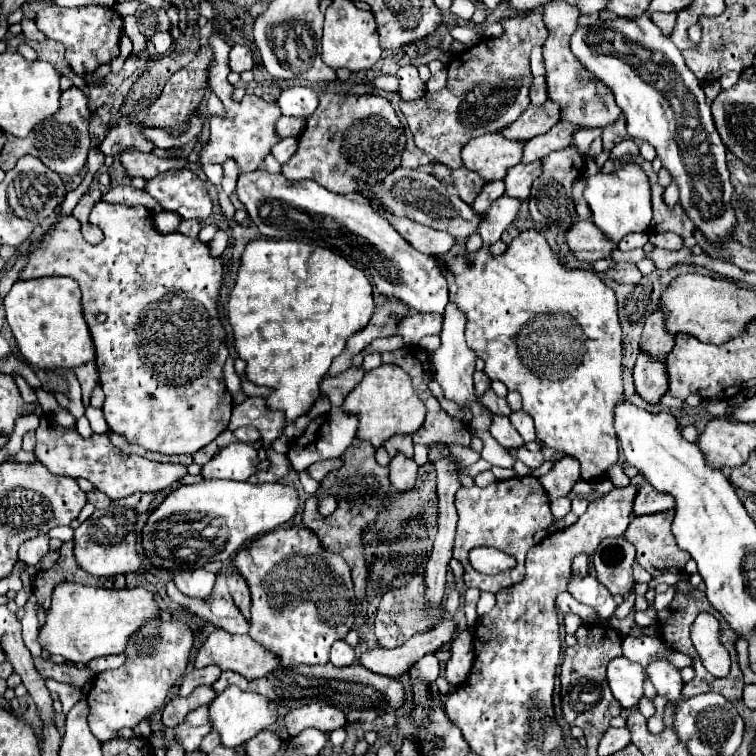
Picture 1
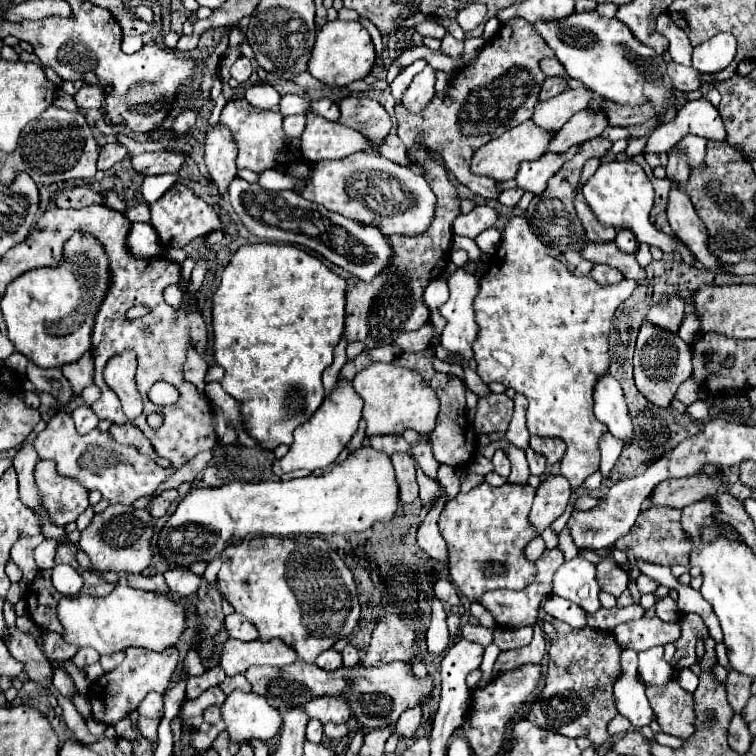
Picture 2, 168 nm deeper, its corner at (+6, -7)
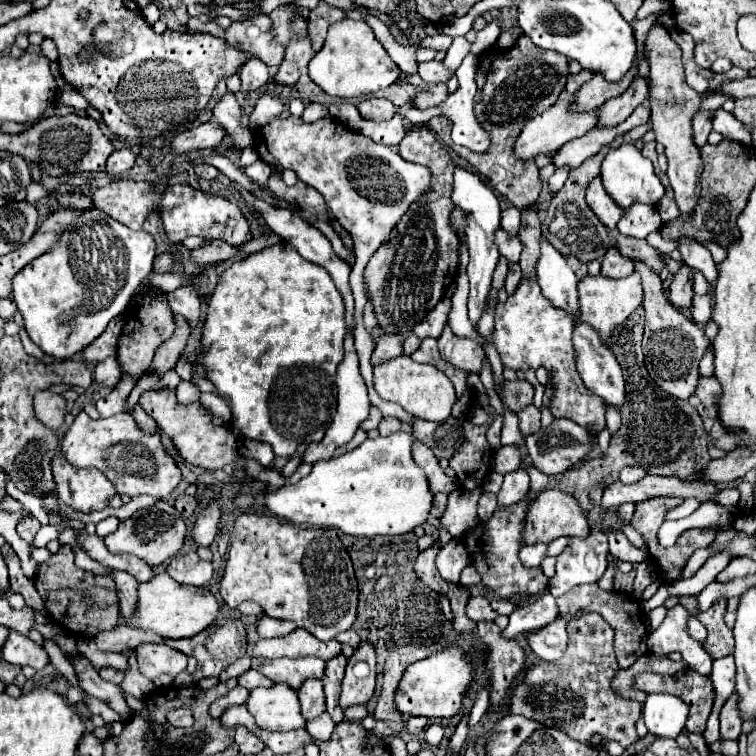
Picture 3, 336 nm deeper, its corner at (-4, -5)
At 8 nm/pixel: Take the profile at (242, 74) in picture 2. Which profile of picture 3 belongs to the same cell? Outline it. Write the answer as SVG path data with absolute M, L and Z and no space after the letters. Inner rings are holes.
M258 58L248 60L248 62L240 68L238 76L240 76L240 82L242 82L242 90L244 90L244 92L254 92L254 90L262 88L262 86L270 80L268 66L266 66L262 60L258 60Z

